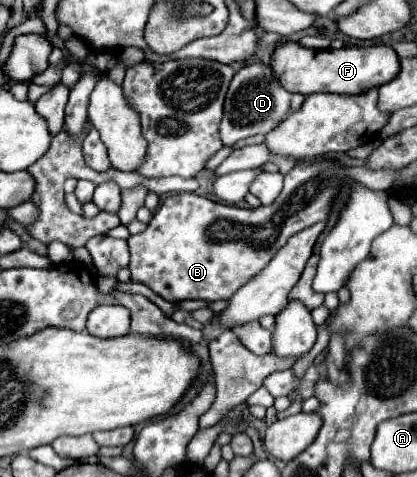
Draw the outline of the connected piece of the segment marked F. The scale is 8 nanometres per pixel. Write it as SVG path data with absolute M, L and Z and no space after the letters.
M282 42L272 52L272 74L276 80L288 90L298 92L302 96L314 92L334 92L334 94L360 94L362 90L382 86L390 82L398 74L398 54L390 44L374 44L374 46L350 46L350 48L328 48L314 50L306 48L298 42Z

